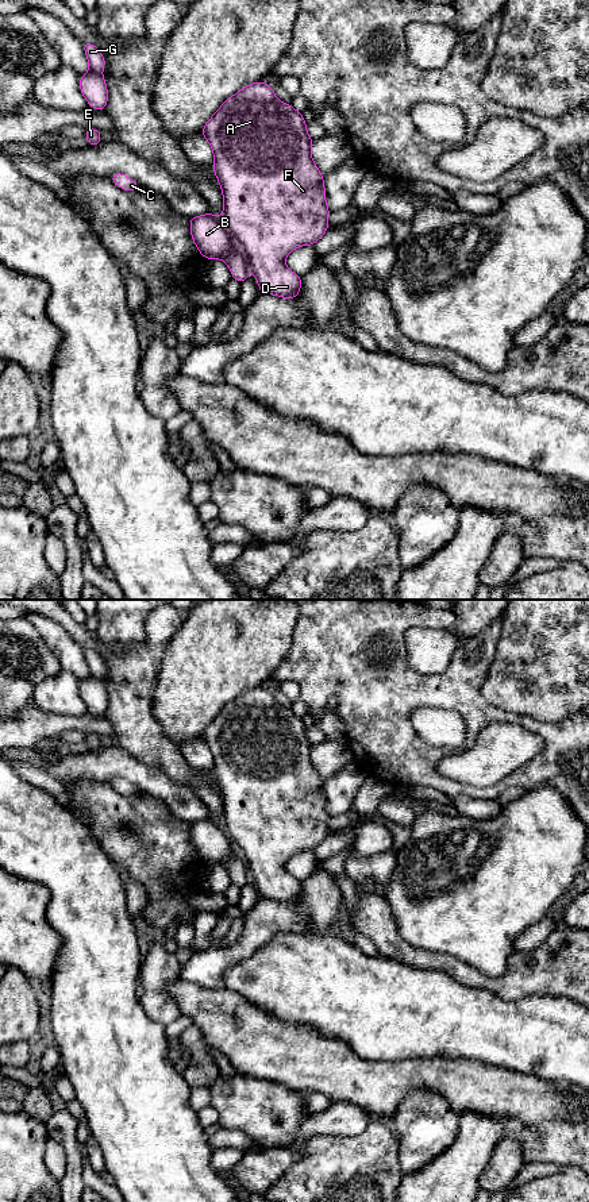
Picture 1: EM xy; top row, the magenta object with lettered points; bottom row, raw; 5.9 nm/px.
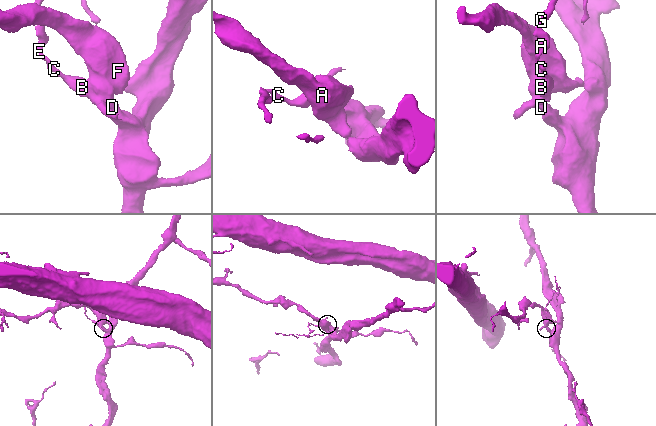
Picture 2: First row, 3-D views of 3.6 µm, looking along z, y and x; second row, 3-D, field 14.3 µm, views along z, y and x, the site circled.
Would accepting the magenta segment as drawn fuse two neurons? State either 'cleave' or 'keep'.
cleave

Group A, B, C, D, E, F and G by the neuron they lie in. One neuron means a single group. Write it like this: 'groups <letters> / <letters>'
groups A D F / B C E G

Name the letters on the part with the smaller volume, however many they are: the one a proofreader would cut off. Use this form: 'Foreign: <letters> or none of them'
Foreign: B, C, E, G

